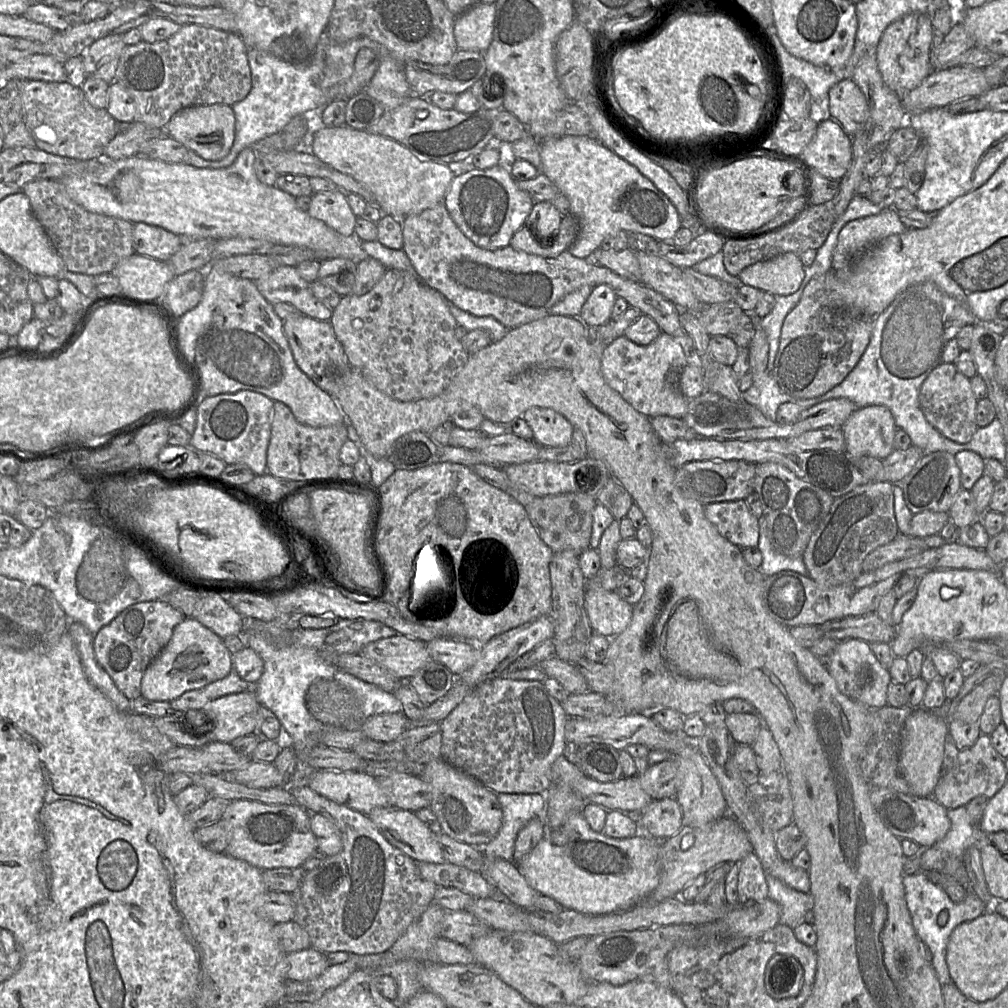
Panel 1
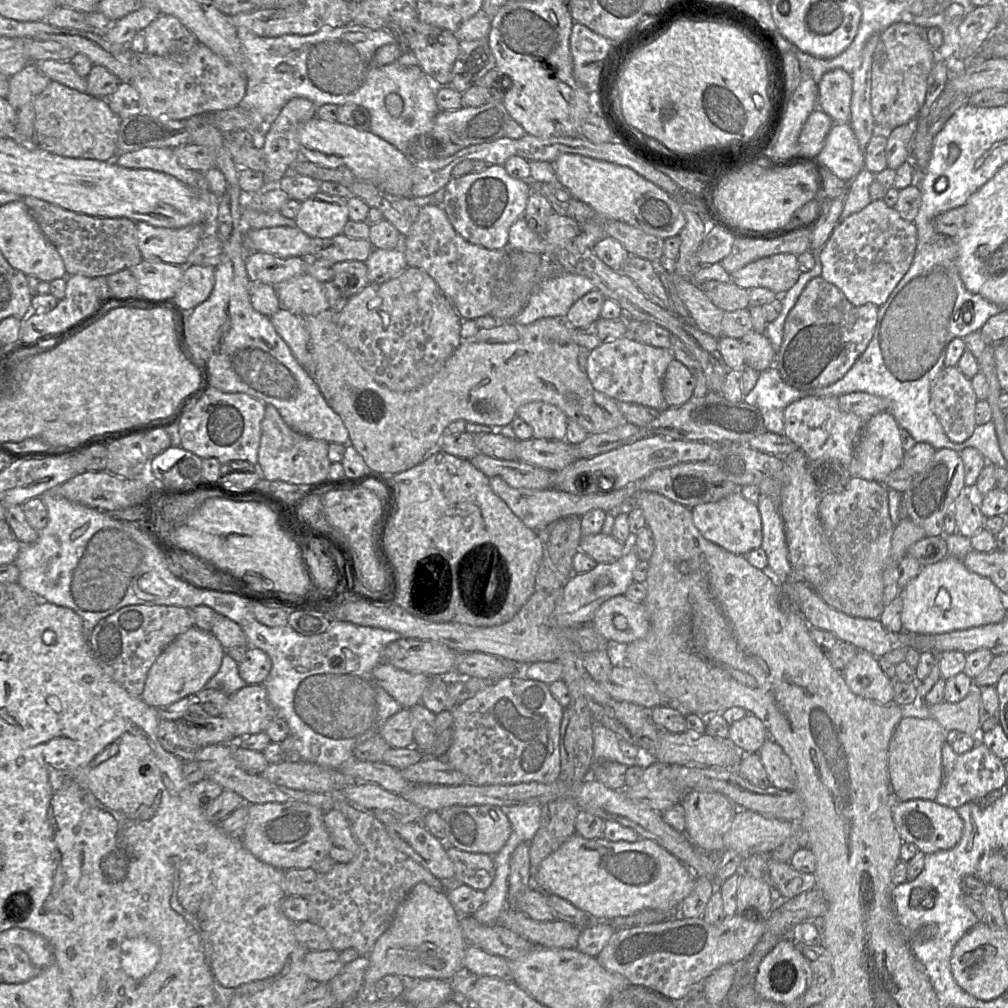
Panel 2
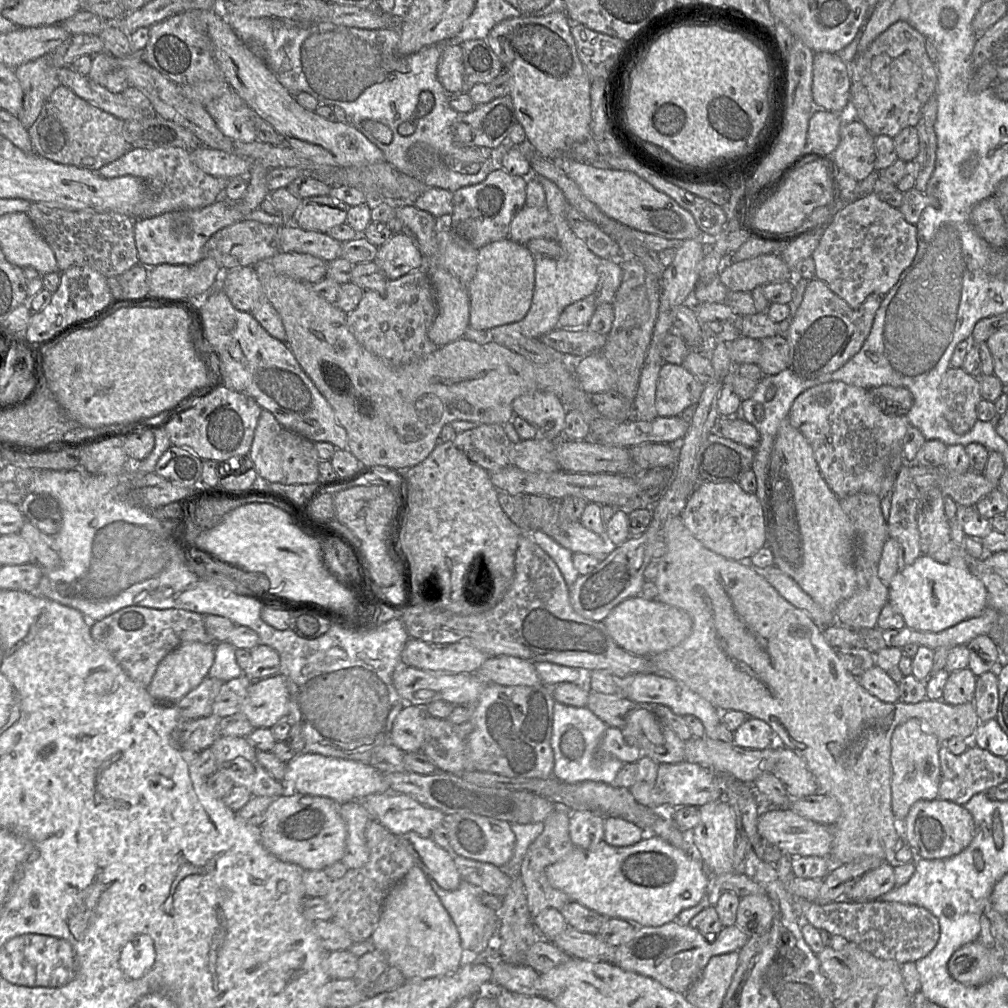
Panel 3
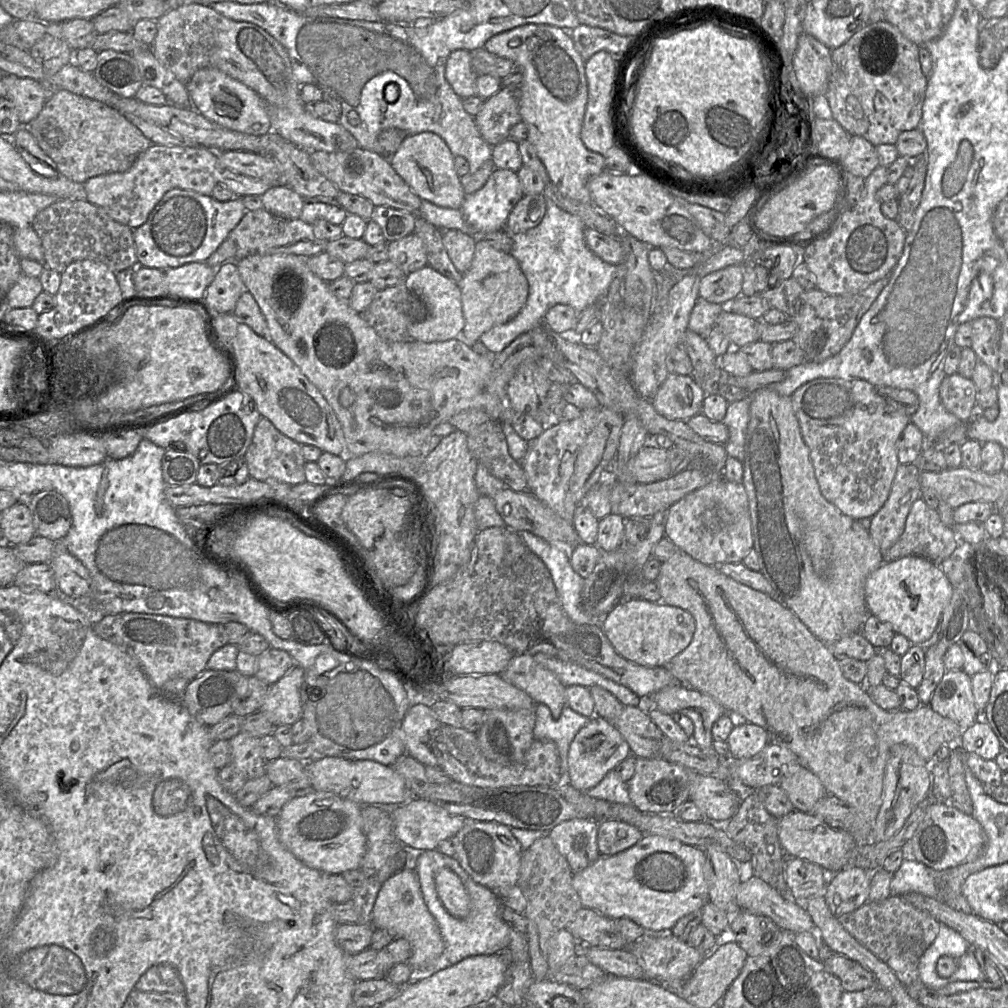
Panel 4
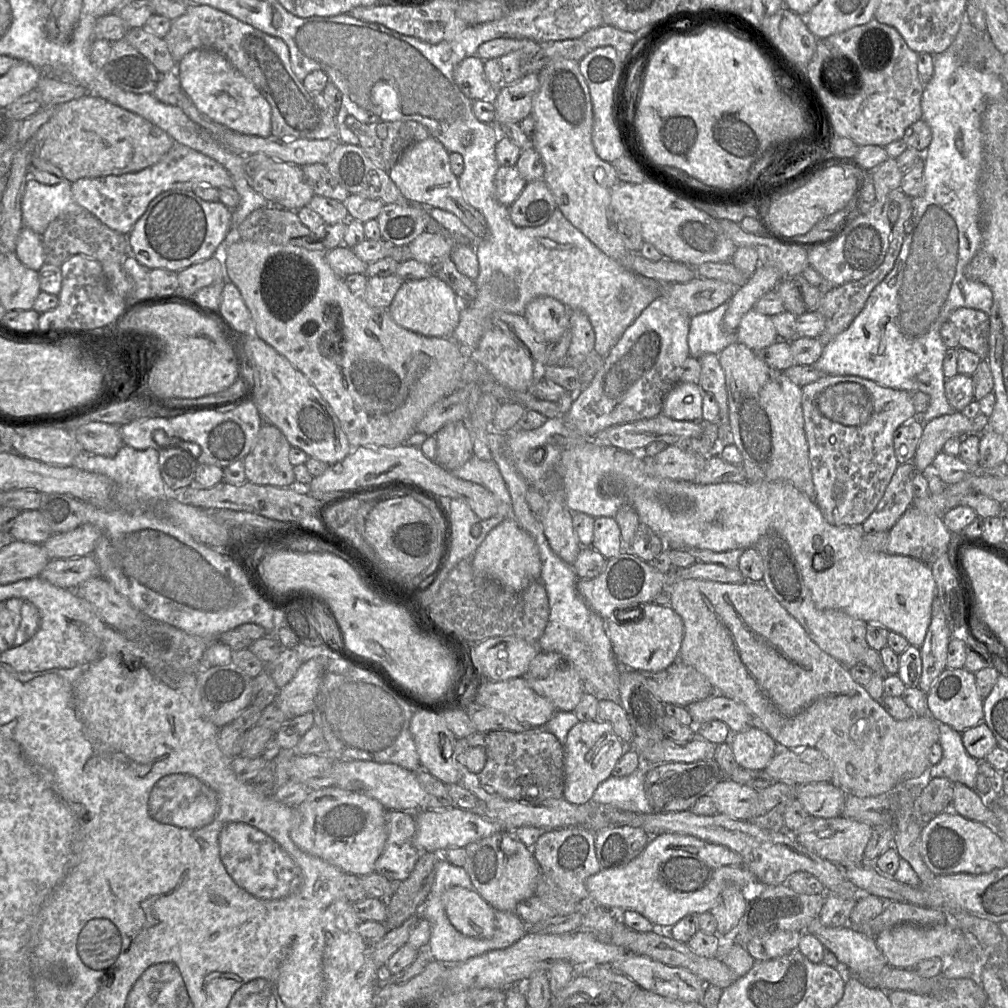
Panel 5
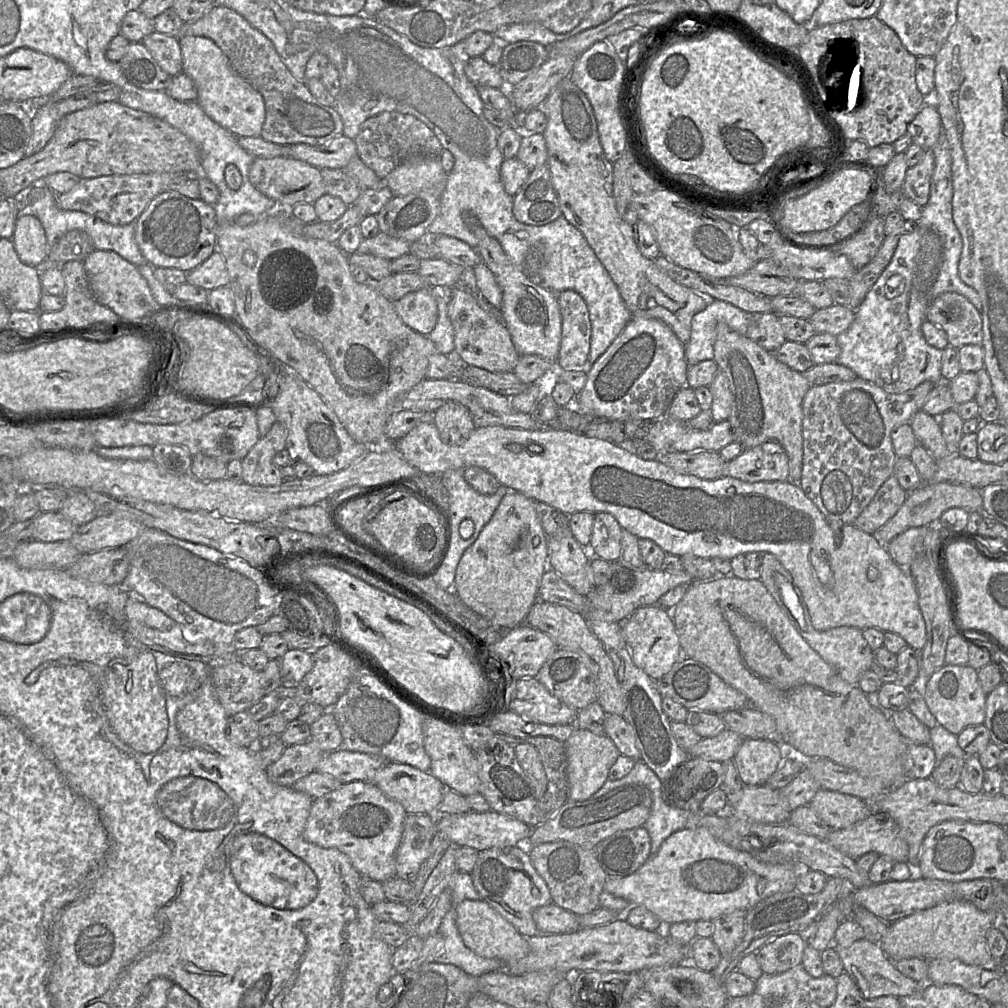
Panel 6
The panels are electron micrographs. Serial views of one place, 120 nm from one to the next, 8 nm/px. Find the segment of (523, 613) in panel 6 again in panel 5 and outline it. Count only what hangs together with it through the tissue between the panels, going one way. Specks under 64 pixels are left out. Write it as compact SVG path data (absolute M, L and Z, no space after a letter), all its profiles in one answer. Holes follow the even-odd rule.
M513 517L493 528L472 556L477 575L498 581L513 592L520 592L540 579L542 563L535 539Z

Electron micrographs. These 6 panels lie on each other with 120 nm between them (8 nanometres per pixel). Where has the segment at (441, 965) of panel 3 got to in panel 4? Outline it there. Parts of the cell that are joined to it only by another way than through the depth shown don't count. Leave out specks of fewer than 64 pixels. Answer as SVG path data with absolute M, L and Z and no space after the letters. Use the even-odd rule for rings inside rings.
M412 867L401 869L383 882L373 906L372 926L386 930L394 938L409 941L412 953L407 963L411 969L431 966L443 954L445 948L443 938L425 904L418 875Z

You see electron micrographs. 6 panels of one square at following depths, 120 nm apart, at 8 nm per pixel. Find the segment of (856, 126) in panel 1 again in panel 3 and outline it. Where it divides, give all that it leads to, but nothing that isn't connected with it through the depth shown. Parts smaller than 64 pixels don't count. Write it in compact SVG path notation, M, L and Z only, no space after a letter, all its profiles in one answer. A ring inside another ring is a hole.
M815 53L812 75L812 97L815 104L833 113L845 113L849 90L849 65L837 53Z

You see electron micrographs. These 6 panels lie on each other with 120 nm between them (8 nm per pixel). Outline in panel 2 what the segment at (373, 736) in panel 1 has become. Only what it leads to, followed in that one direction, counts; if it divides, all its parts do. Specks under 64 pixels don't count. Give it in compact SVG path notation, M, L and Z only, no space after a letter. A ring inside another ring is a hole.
M403 708L391 716L381 727L379 735L391 748L413 747L413 724L409 708Z

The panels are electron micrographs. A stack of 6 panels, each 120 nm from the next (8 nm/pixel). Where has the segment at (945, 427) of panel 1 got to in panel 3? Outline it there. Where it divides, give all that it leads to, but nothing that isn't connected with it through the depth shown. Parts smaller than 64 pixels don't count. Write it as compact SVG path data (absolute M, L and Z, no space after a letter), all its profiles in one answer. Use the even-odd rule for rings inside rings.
M949 367L940 383L940 394L943 412L951 429L957 434L965 434L977 421L977 405L982 399L980 381L978 377L968 374L962 367Z

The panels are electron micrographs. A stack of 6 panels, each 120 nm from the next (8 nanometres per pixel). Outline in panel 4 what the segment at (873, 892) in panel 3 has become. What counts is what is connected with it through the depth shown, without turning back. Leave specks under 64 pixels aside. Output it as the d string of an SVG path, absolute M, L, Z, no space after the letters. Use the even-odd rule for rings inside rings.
M853 867L830 875L823 897L835 917L850 913L868 901L874 872Z

